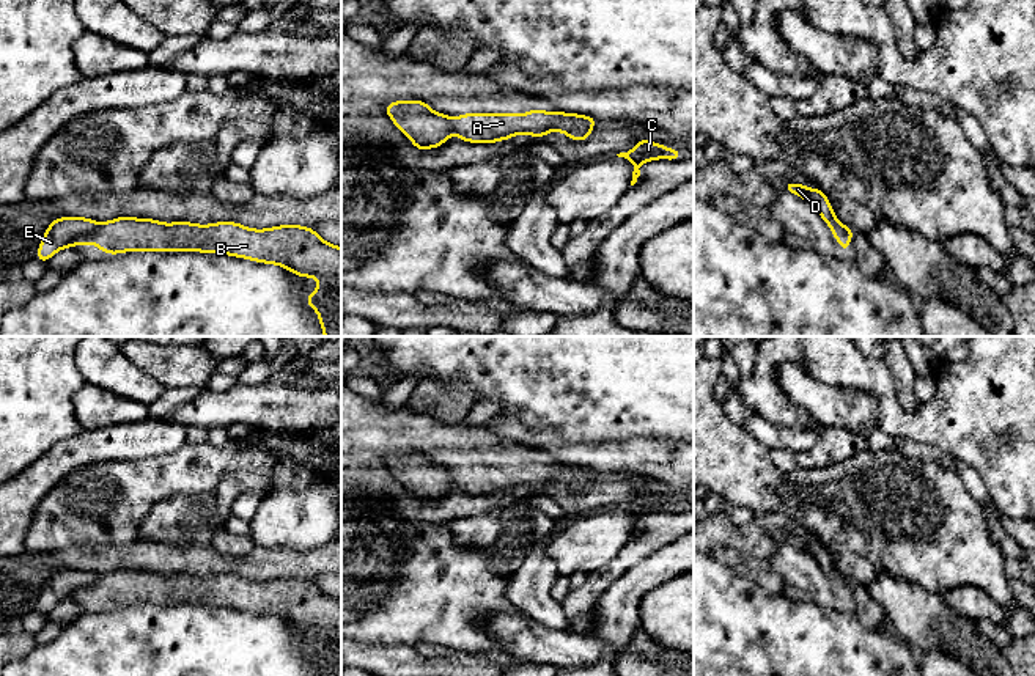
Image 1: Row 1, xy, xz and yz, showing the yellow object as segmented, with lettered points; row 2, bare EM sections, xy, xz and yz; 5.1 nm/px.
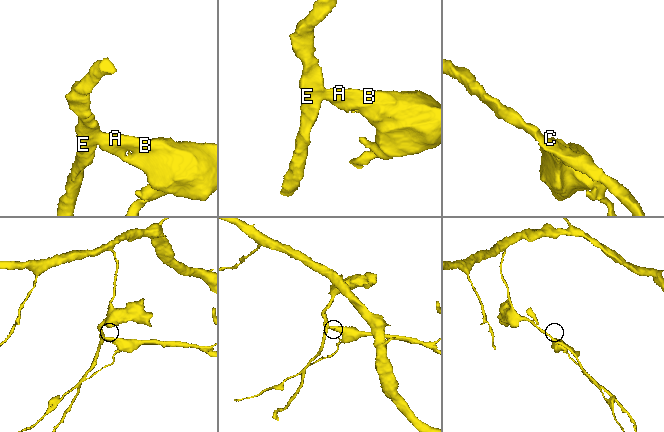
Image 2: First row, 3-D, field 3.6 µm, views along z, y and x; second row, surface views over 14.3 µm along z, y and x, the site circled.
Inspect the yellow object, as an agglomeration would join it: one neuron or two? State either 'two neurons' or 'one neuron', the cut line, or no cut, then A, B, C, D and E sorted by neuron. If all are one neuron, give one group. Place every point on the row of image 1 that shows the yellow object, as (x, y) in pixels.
two neurons | xy (99, 224), (93, 242) | A B C / D E

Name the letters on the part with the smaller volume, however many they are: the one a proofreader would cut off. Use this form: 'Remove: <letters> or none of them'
Remove: A, B, C

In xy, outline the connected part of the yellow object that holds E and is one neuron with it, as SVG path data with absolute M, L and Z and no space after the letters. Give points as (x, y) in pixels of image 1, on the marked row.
M83 217L55 219L42 234L36 258L47 263L52 255L71 245L93 245L99 223Z

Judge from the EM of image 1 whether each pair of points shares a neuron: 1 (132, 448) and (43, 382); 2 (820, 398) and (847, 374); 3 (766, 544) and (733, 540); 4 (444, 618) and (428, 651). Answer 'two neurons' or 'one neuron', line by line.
1: two neurons
2: two neurons
3: one neuron
4: two neurons

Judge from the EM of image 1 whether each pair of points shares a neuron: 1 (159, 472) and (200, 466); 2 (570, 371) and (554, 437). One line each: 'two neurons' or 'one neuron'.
1: one neuron
2: two neurons

